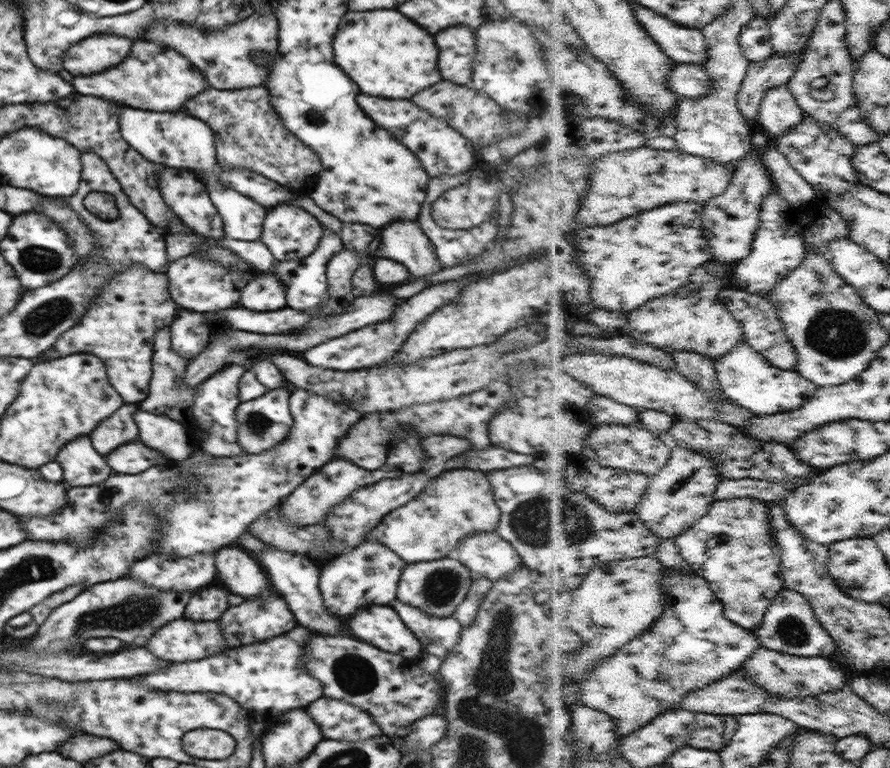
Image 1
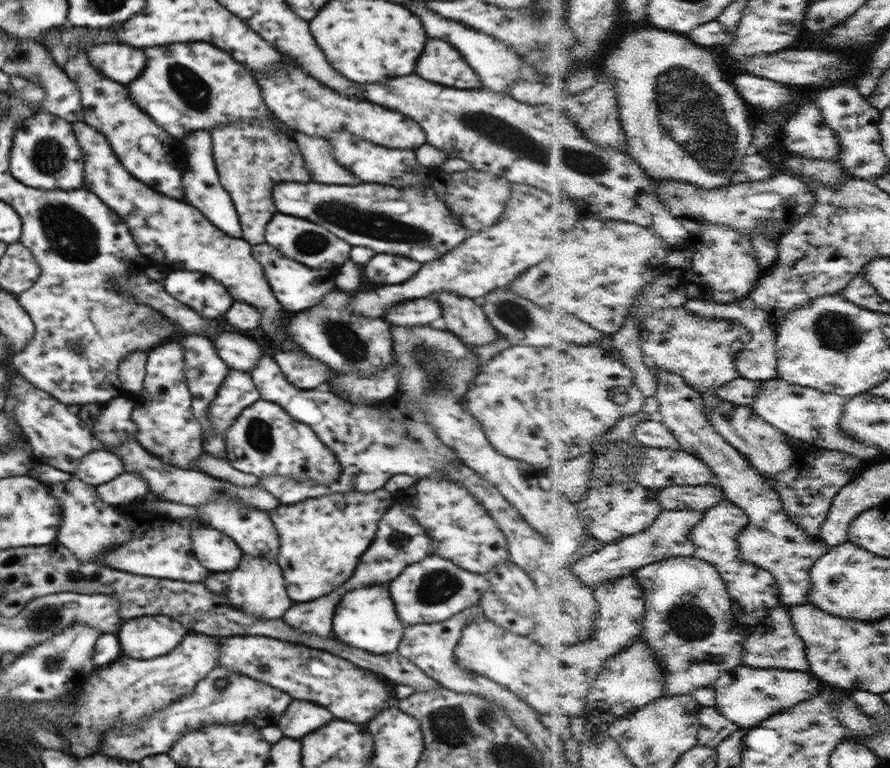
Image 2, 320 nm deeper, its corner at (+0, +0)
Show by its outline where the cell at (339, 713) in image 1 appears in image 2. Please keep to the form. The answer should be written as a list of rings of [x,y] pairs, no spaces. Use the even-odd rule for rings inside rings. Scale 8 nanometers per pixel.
[[[294,699],[276,725],[284,733],[284,737],[300,739],[334,719],[335,716],[328,708],[314,702]]]

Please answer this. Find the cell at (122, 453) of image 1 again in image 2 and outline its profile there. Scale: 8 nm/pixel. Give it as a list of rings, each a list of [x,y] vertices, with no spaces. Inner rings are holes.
[[[98,448],[90,454],[85,454],[82,462],[78,464],[76,476],[73,478],[97,487],[104,482],[110,482],[112,478],[120,476],[122,472],[124,472],[122,460],[118,456],[106,452],[103,448]]]

